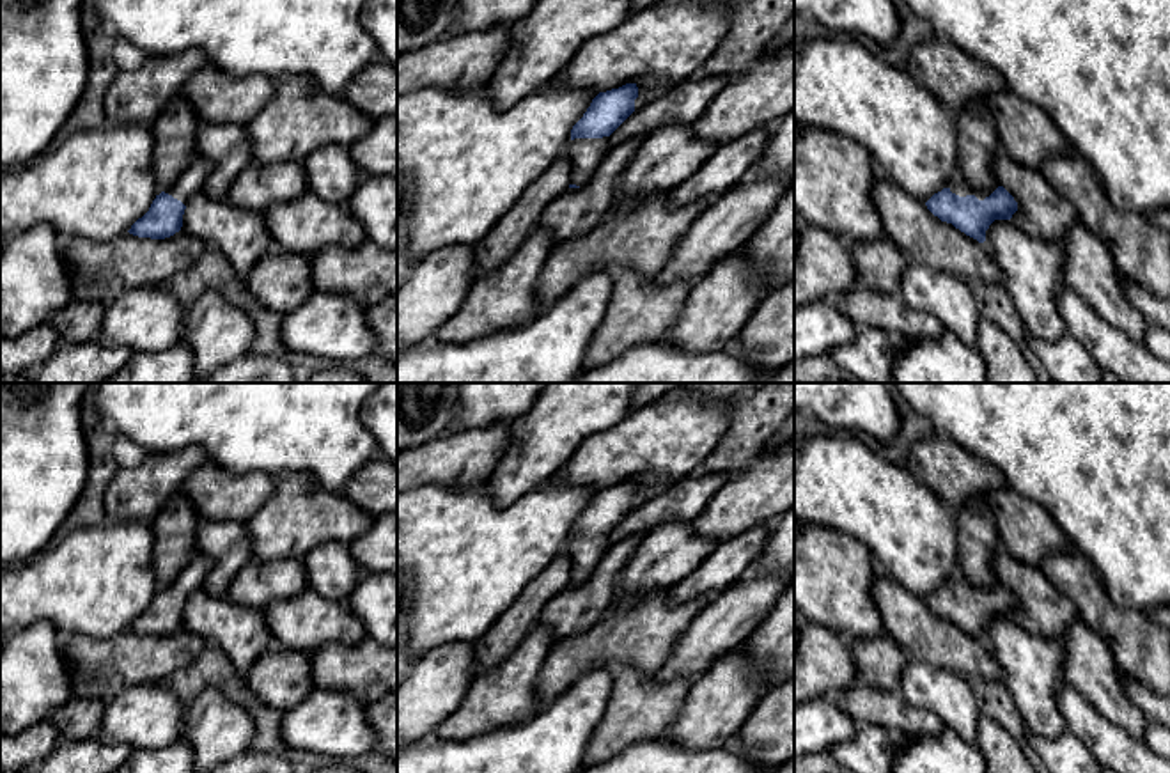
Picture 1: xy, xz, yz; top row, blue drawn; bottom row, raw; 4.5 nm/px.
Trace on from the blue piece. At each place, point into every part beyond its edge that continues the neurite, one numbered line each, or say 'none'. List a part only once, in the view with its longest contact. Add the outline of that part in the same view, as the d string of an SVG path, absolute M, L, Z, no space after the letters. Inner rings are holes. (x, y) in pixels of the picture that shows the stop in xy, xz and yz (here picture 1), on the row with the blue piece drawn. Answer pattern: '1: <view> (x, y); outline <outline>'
1: yz (958, 187); outline M956 177L948 188L952 193L956 193L959 197L975 195L979 200L984 200L986 197L991 195L986 190L968 186L961 177Z

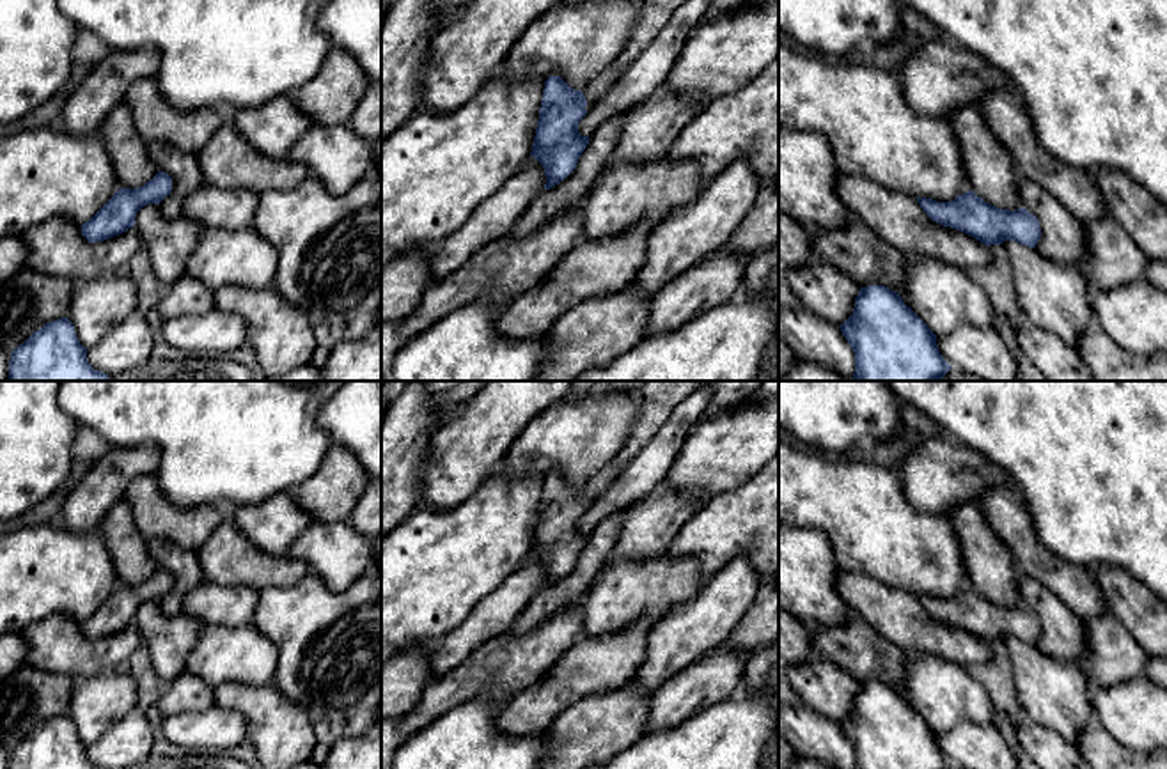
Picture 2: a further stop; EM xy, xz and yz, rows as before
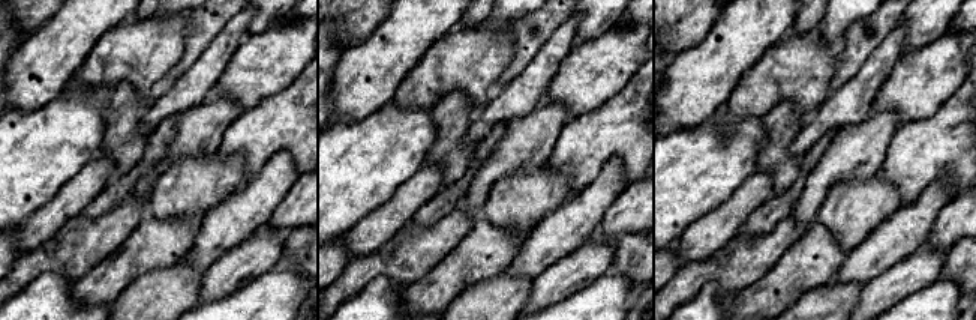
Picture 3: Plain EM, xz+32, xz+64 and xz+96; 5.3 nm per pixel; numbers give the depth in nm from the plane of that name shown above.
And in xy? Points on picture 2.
none

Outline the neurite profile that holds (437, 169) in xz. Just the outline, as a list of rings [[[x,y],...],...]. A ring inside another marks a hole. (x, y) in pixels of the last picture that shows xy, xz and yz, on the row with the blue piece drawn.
[[[502,69],[450,113],[417,112],[381,142],[381,264],[456,232],[530,158],[544,82],[509,80]]]

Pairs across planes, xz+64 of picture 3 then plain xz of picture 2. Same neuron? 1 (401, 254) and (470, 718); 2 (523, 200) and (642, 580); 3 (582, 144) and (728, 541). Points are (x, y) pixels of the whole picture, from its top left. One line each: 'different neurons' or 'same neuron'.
1: different neurons
2: same neuron
3: same neuron

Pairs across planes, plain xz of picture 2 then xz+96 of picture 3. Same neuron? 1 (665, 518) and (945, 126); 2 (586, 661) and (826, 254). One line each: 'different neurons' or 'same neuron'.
1: different neurons
2: same neuron

